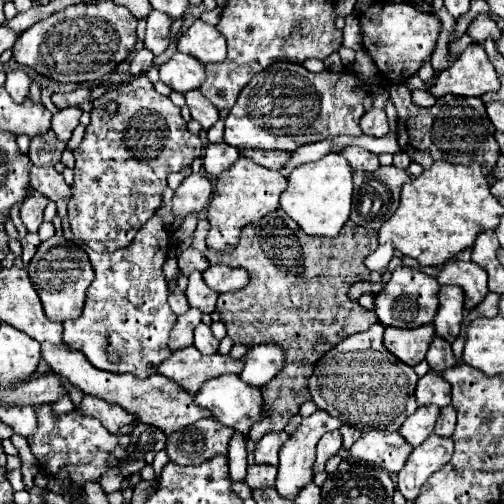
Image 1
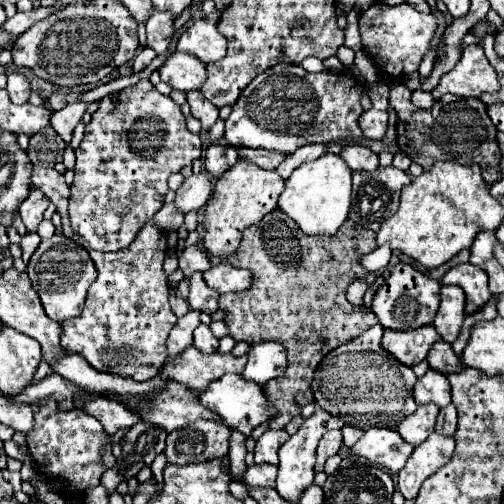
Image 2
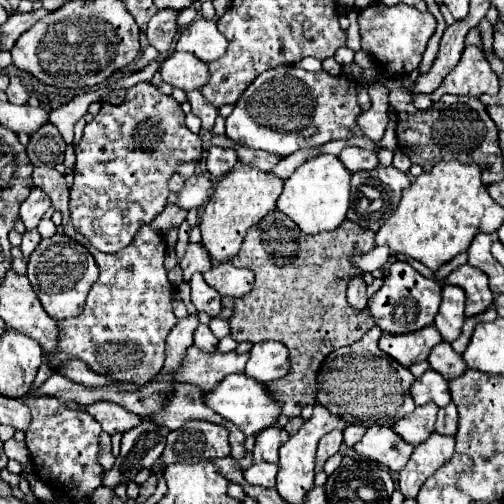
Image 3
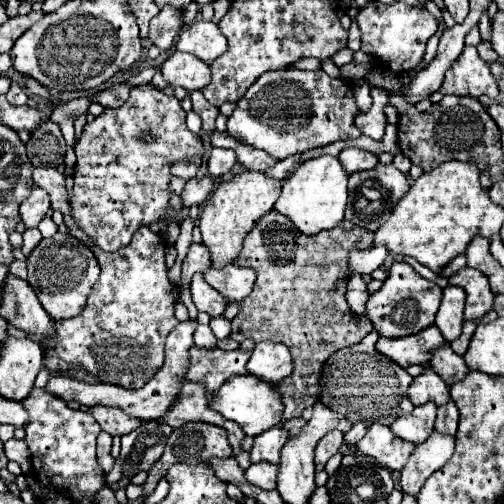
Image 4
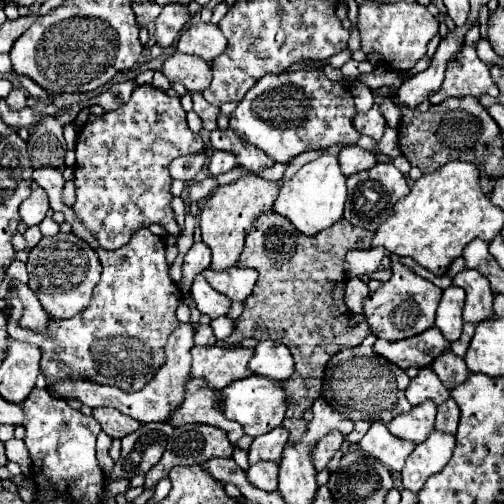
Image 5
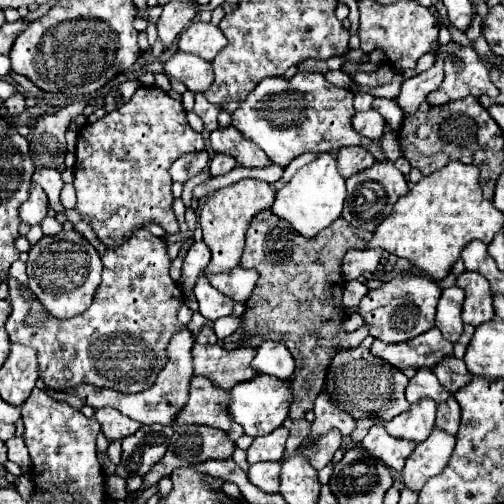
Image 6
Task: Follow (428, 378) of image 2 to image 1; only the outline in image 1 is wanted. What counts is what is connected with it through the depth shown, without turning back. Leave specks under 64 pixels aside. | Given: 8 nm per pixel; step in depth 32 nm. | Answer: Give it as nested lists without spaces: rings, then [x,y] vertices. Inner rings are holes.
[[[428,372],[426,376],[422,376],[418,380],[414,394],[416,394],[418,406],[436,404],[436,406],[444,408],[450,404],[450,384],[446,380],[442,380],[442,376],[436,372]]]

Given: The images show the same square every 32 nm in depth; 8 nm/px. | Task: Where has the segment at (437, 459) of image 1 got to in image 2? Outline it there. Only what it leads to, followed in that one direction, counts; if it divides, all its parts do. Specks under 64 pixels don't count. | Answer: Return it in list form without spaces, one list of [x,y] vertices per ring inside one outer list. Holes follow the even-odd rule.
[[[432,432],[420,446],[414,448],[406,466],[398,472],[398,490],[406,500],[414,500],[422,482],[440,470],[454,452],[454,438]]]

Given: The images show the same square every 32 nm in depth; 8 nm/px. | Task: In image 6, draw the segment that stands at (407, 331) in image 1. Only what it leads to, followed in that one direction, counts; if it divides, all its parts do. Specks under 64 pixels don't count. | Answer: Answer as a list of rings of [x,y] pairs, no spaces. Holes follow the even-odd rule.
[[[430,328],[428,332],[400,344],[386,344],[382,340],[374,340],[372,352],[388,364],[406,370],[406,368],[432,368],[436,360],[452,354],[452,342],[444,340],[438,328]]]

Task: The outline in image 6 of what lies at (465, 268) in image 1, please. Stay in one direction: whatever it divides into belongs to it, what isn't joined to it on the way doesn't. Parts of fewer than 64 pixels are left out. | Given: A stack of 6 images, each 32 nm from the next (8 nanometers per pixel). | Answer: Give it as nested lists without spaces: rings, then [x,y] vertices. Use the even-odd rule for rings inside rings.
[[[462,272],[456,278],[456,286],[460,286],[466,292],[462,320],[472,326],[480,326],[494,318],[492,308],[492,292],[488,286],[488,280],[478,272]]]

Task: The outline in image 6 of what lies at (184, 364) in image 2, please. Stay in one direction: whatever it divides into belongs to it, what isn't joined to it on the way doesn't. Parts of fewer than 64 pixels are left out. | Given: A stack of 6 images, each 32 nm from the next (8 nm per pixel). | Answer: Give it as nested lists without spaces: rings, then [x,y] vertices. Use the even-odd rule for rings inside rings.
[[[194,346],[194,376],[206,376],[218,388],[232,388],[240,380],[248,380],[256,372],[252,372],[250,362],[256,354],[256,348],[238,346],[234,350],[226,350],[222,346]]]

